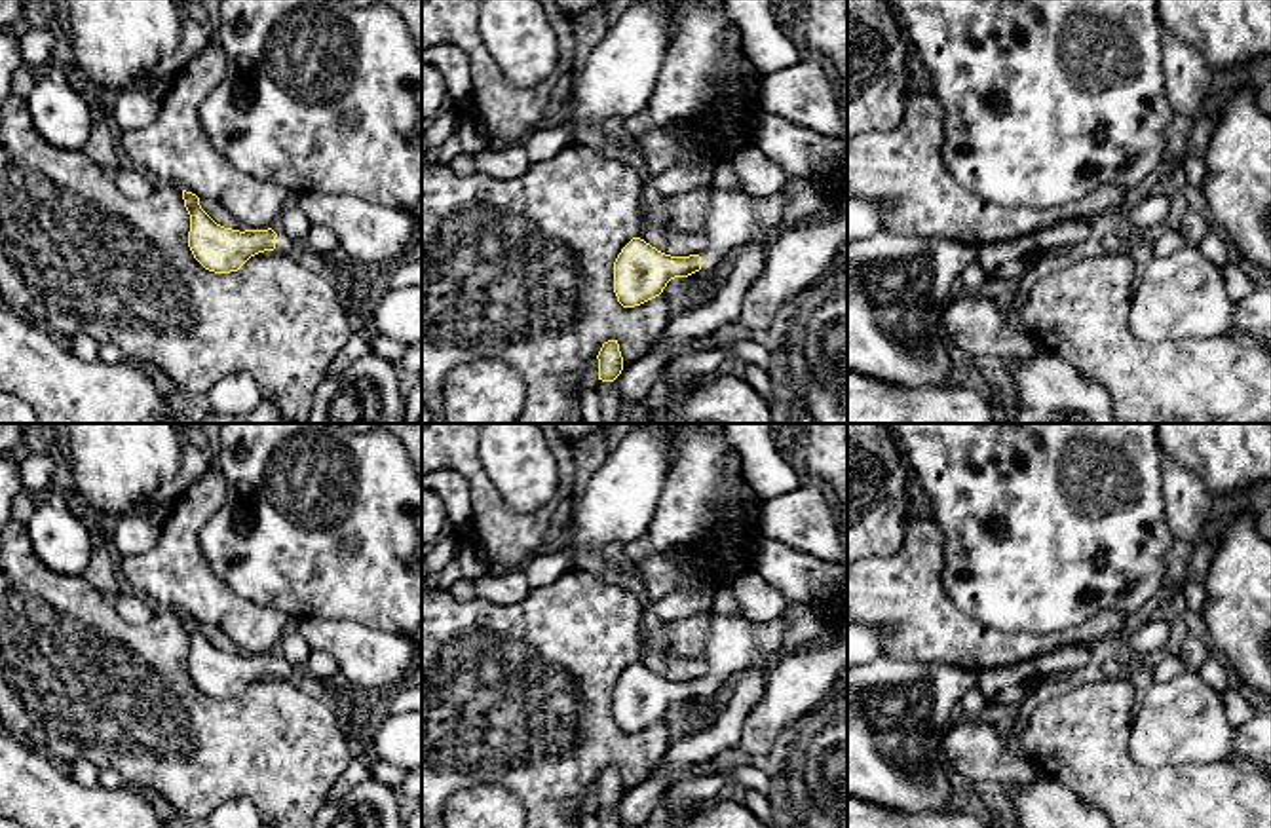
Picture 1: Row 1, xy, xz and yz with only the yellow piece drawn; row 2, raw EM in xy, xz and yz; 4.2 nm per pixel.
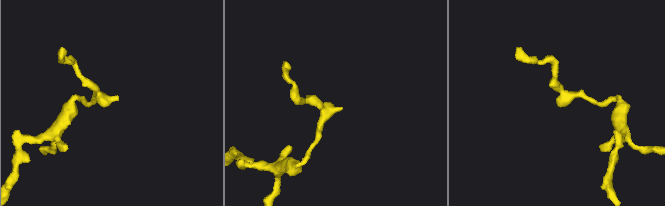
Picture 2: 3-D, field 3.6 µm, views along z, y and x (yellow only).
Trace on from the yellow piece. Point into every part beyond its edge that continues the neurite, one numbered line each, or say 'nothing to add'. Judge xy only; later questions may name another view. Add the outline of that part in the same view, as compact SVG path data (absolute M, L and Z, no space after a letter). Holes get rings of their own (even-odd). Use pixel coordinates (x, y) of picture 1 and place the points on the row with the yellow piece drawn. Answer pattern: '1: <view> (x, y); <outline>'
1: xy (284, 244); M283 232L277 234L275 237L275 251L287 253L296 241Z

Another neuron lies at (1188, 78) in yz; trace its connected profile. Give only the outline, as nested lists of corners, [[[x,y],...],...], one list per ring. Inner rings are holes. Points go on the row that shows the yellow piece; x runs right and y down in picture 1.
[[[1163,27],[1163,74],[1170,108],[1189,122],[1206,112],[1212,72],[1191,44]]]

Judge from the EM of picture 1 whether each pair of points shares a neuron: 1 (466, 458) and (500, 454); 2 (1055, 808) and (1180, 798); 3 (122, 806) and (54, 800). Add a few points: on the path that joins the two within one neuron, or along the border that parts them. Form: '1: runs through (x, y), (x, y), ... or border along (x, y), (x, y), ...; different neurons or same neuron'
1: border along (477, 443), (477, 458), (502, 494); different neurons
2: border along (1055, 779), (1097, 808); different neurons
3: runs through (105, 806), (71, 806); same neuron

